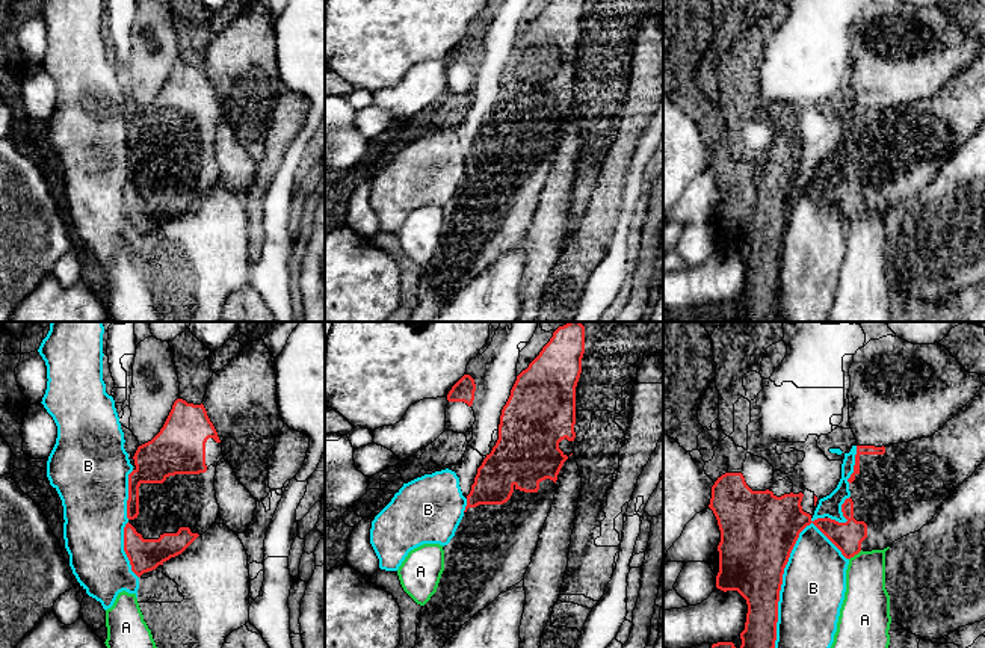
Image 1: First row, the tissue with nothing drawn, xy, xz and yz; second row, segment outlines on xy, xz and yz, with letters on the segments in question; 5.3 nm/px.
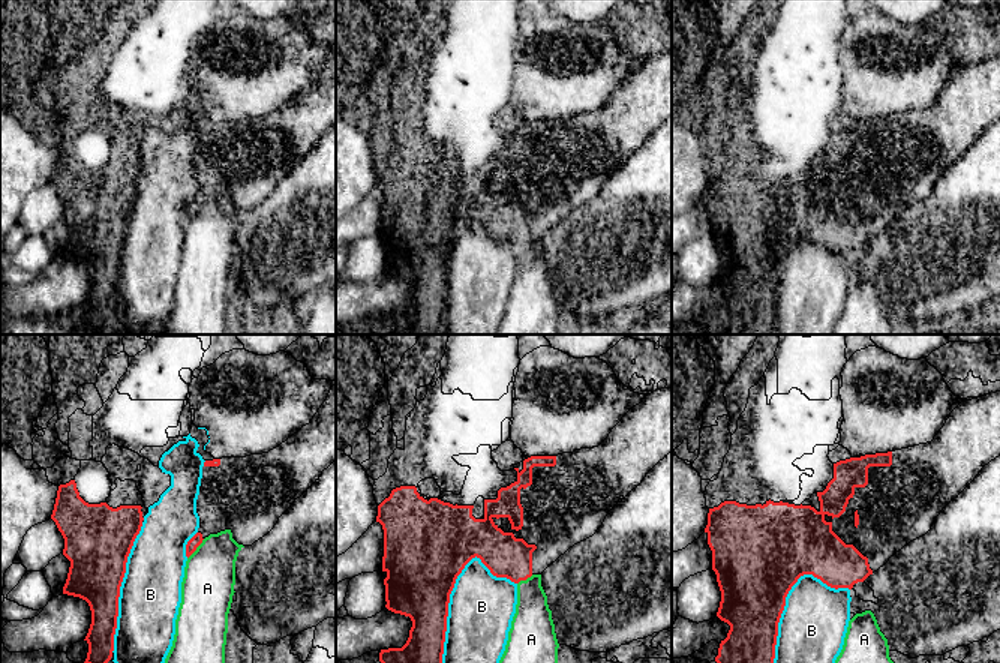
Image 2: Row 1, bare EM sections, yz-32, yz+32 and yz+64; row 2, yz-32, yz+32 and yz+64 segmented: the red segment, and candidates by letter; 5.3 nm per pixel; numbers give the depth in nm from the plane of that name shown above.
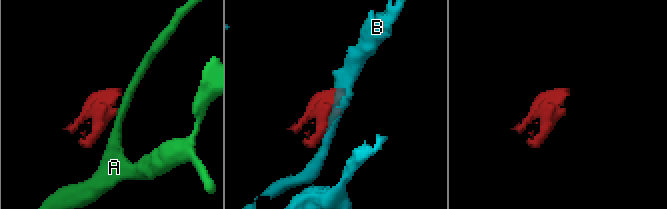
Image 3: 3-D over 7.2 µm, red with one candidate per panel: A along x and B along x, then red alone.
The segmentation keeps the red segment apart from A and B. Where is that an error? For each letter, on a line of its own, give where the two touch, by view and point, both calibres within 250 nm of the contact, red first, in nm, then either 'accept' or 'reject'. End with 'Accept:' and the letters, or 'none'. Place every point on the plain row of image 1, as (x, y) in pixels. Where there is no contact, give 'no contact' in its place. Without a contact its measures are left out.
A: meets red in yz at (855, 215); 160 nm thick on the red side, 240 nm on the other; reject
B: meets red in yz at (781, 245); 380 nm thick on the red side, 340 nm on the other; reject
Accept: none

